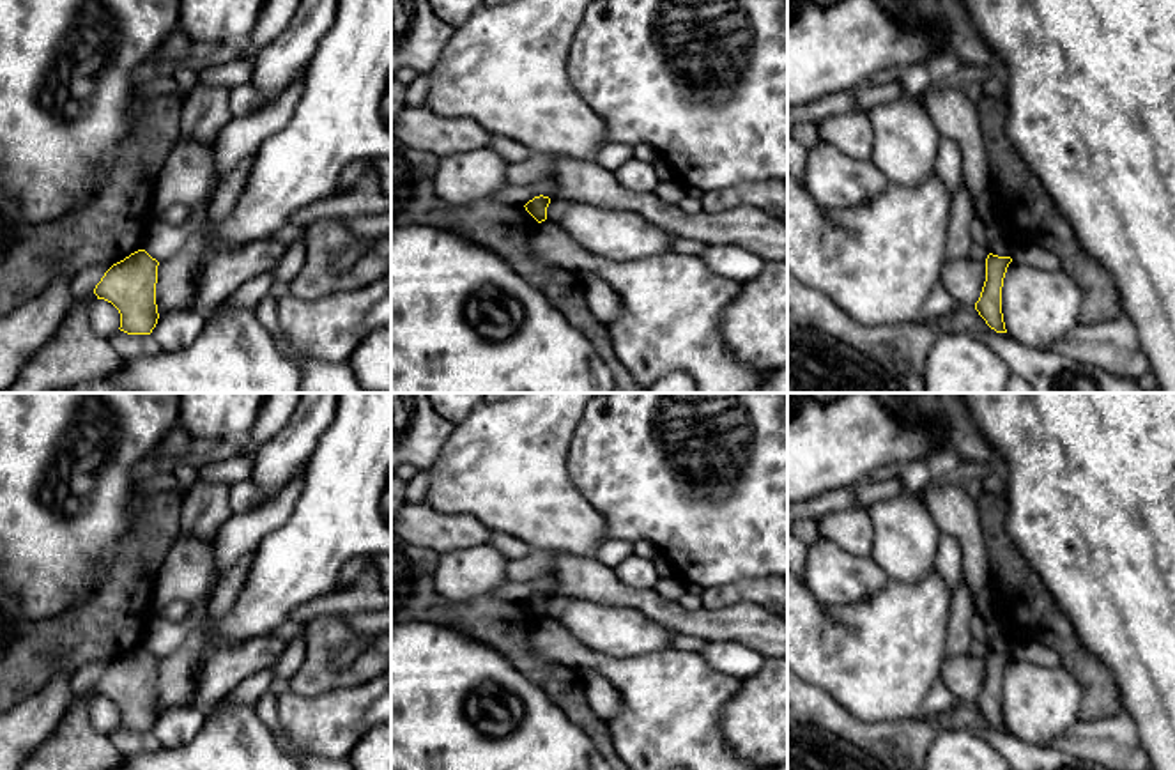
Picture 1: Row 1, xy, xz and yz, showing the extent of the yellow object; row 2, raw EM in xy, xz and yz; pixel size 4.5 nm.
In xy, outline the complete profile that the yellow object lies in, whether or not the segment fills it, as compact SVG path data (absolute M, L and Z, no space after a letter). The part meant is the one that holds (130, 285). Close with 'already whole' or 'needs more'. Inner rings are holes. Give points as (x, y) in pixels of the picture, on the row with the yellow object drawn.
M138 250L113 264L94 294L111 303L120 313L120 331L127 335L150 335L157 324L156 304L159 262L145 250Z; already whole

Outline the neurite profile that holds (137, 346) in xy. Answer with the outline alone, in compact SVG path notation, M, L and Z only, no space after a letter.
M117 329L108 340L120 356L143 358L161 352L152 335L127 335Z

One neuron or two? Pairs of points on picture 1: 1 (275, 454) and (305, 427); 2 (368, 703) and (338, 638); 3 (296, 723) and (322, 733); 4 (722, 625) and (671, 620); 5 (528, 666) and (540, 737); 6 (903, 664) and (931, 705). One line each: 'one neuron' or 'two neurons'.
1: one neuron
2: two neurons
3: one neuron
4: one neuron
5: two neurons
6: two neurons

